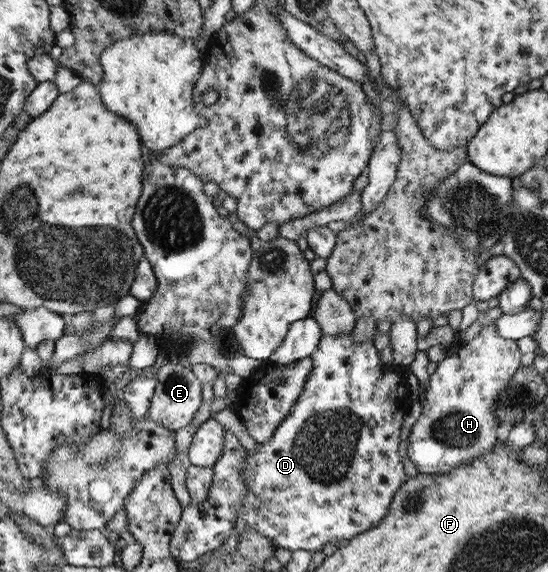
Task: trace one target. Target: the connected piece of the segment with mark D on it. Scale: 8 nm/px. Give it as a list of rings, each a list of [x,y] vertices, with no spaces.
[[[351,332],[346,334],[337,334],[336,336],[323,336],[320,339],[319,345],[317,346],[316,352],[312,354],[313,358],[313,371],[309,375],[307,379],[307,384],[304,385],[304,393],[300,396],[300,400],[295,404],[291,414],[287,416],[286,419],[283,420],[282,423],[279,424],[279,428],[275,432],[273,432],[273,436],[271,436],[270,440],[267,442],[258,443],[258,449],[254,451],[254,453],[249,453],[245,462],[245,470],[243,470],[243,475],[245,476],[245,483],[249,486],[249,494],[243,498],[243,505],[241,508],[241,512],[239,512],[239,516],[244,519],[246,522],[246,528],[254,528],[254,530],[258,530],[258,533],[262,533],[264,536],[267,536],[269,539],[272,539],[277,545],[280,545],[280,548],[288,548],[288,550],[307,550],[308,552],[314,553],[315,551],[320,551],[328,542],[339,542],[342,544],[343,541],[349,541],[350,539],[354,539],[356,535],[363,534],[370,530],[370,528],[374,528],[382,522],[384,518],[386,518],[388,512],[391,508],[392,499],[395,498],[397,492],[399,492],[399,488],[403,486],[404,483],[407,482],[409,476],[404,474],[404,466],[402,466],[402,462],[400,462],[400,456],[398,456],[398,442],[400,442],[400,424],[402,424],[402,420],[404,420],[404,416],[406,416],[406,412],[410,406],[410,400],[408,400],[408,384],[406,375],[404,375],[404,370],[406,365],[382,365],[380,362],[380,357],[376,348],[373,345],[373,340],[368,339],[364,343],[356,343],[354,341],[354,337],[352,337]]]

